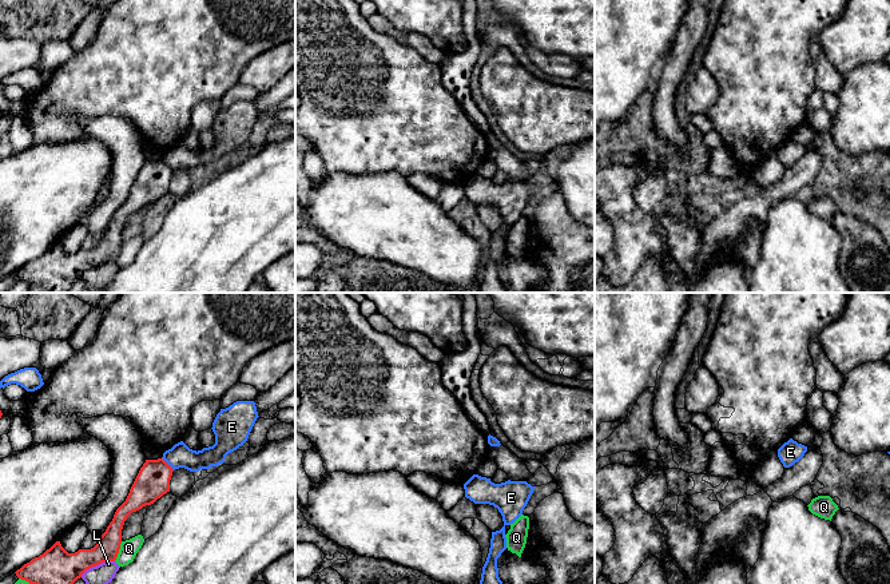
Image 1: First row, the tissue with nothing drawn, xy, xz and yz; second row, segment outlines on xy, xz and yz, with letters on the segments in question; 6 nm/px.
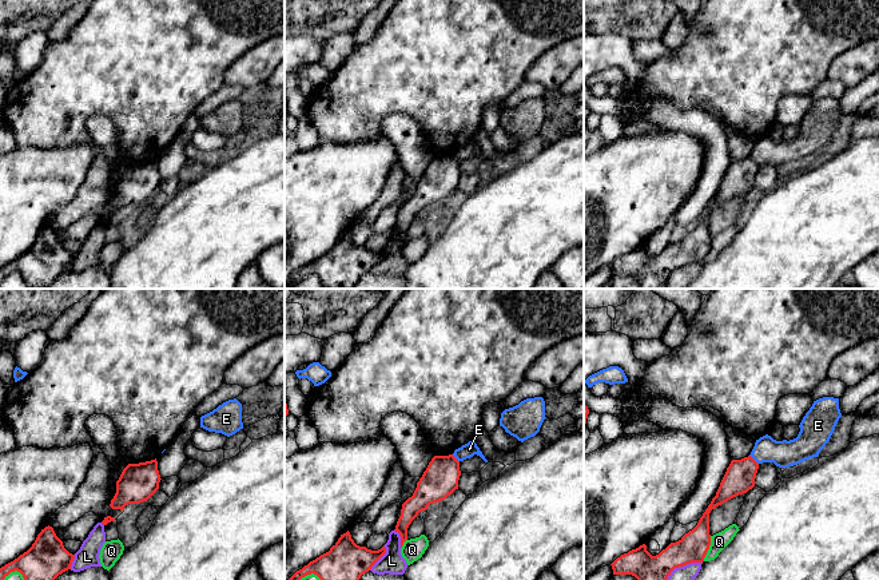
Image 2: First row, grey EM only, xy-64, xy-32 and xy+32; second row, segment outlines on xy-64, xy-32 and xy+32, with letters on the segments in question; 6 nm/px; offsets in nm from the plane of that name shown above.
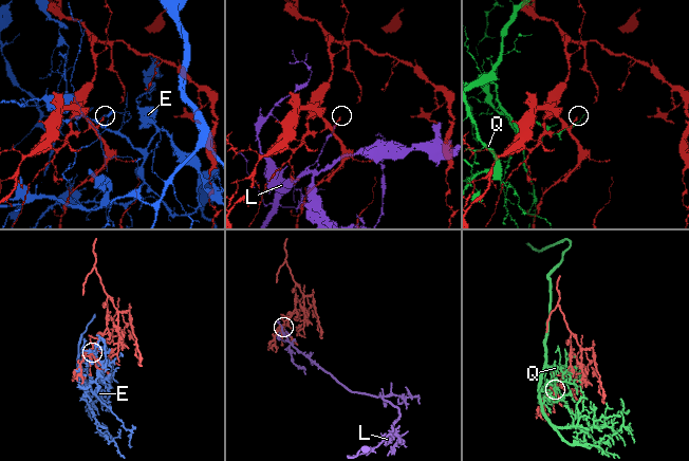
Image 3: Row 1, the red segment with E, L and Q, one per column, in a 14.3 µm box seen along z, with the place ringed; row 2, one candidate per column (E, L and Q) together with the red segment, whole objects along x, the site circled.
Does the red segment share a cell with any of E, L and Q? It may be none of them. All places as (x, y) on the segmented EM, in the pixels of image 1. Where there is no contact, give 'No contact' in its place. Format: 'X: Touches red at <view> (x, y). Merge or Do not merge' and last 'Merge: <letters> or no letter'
E: Touches red at xy (167, 464). Do not merge
L: Touches red at xy (96, 564). Do not merge
Q: Touches red at xy (118, 551). Do not merge
Merge: no letter

